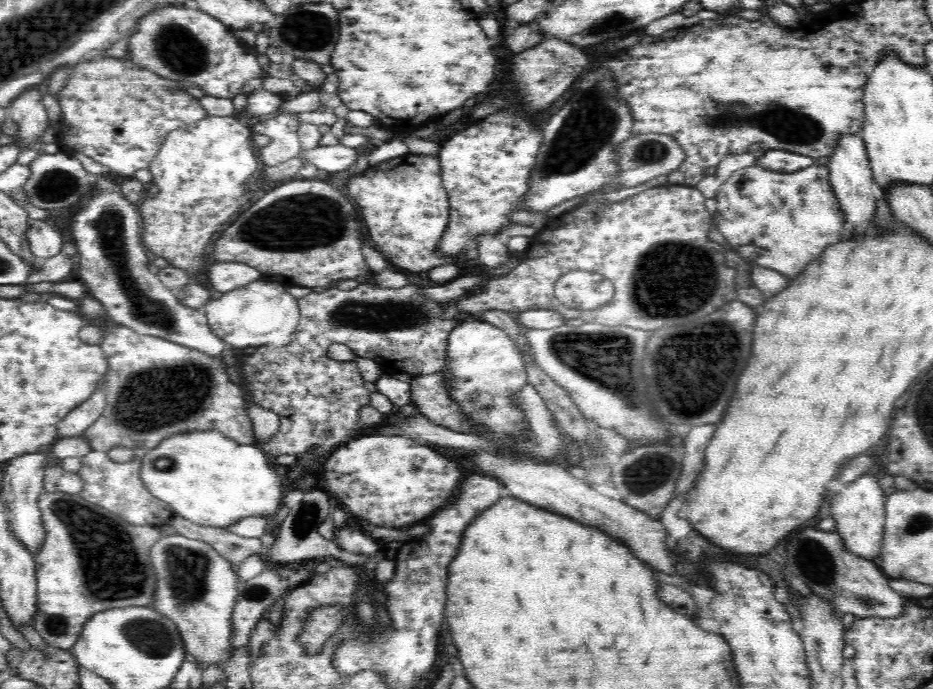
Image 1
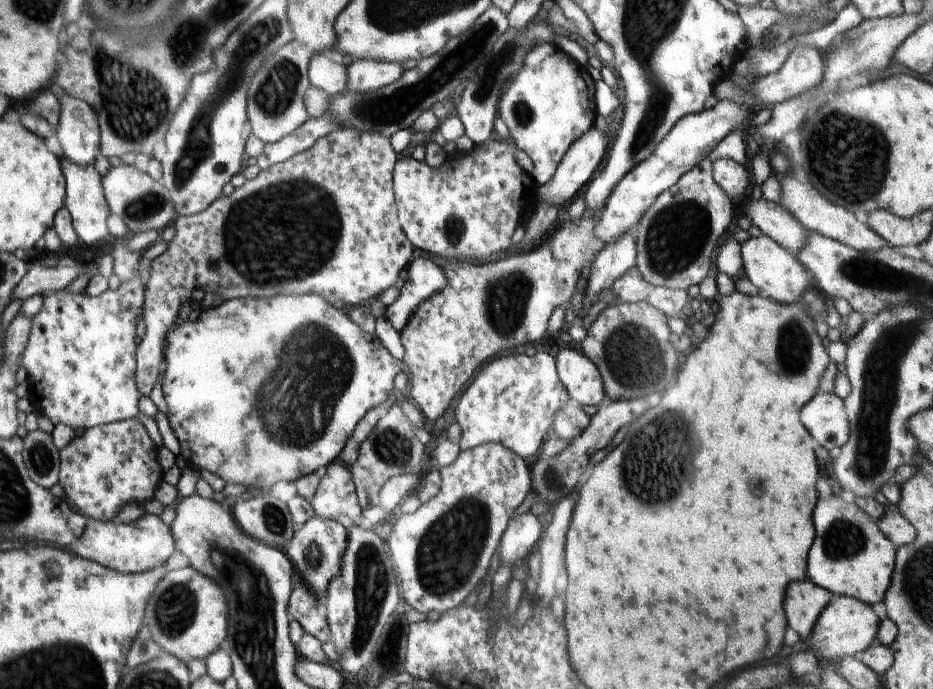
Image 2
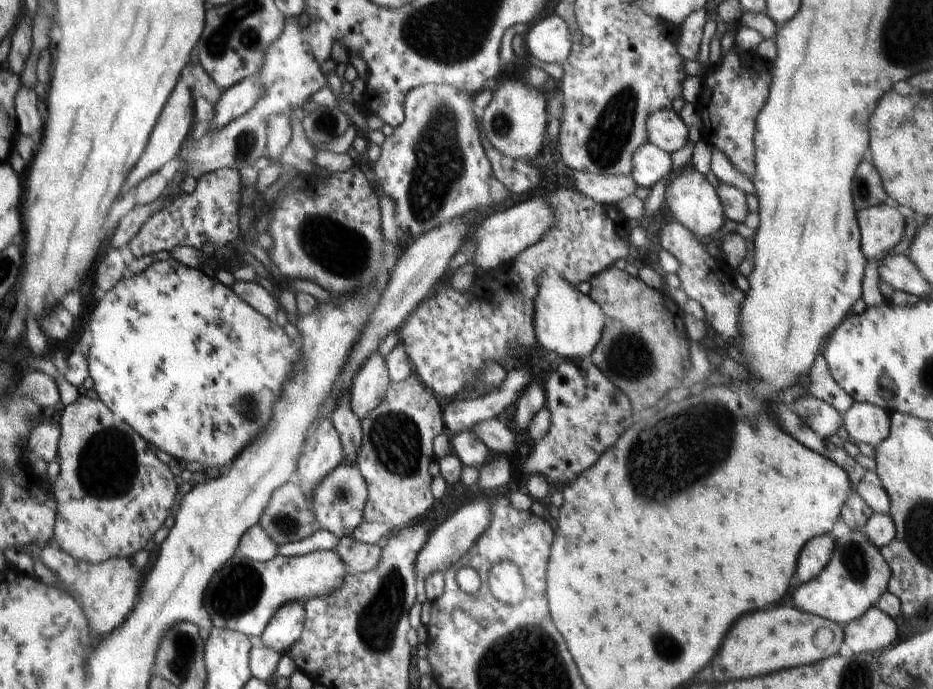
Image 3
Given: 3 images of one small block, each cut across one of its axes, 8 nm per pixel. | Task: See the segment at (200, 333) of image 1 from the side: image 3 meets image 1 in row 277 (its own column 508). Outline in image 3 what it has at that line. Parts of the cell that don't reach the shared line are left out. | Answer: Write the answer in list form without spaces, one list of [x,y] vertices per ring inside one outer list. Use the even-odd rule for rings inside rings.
[[[509,76],[493,92],[492,100],[480,115],[482,132],[486,134],[492,148],[496,148],[506,158],[531,164],[539,163],[544,154],[544,133],[550,119],[544,94],[525,80],[516,80]]]

